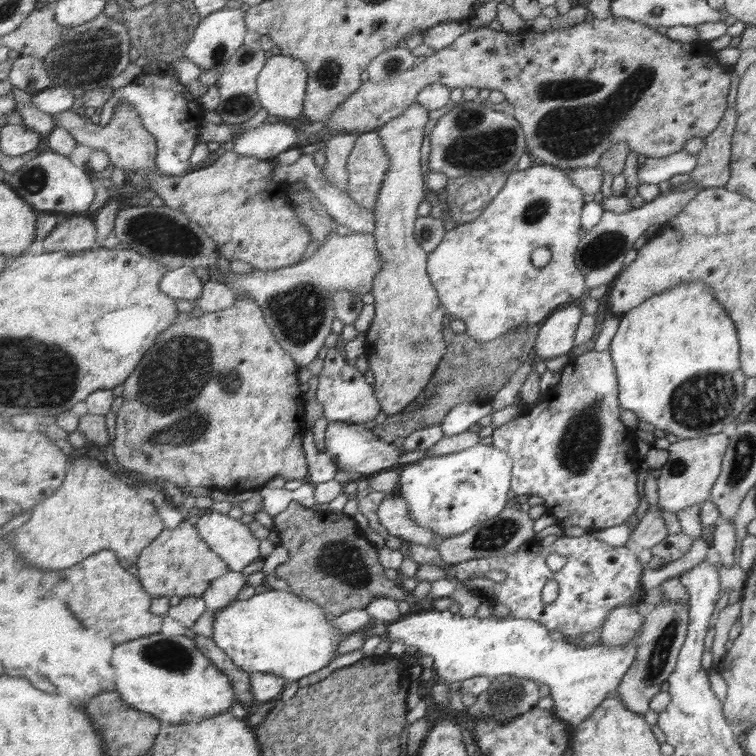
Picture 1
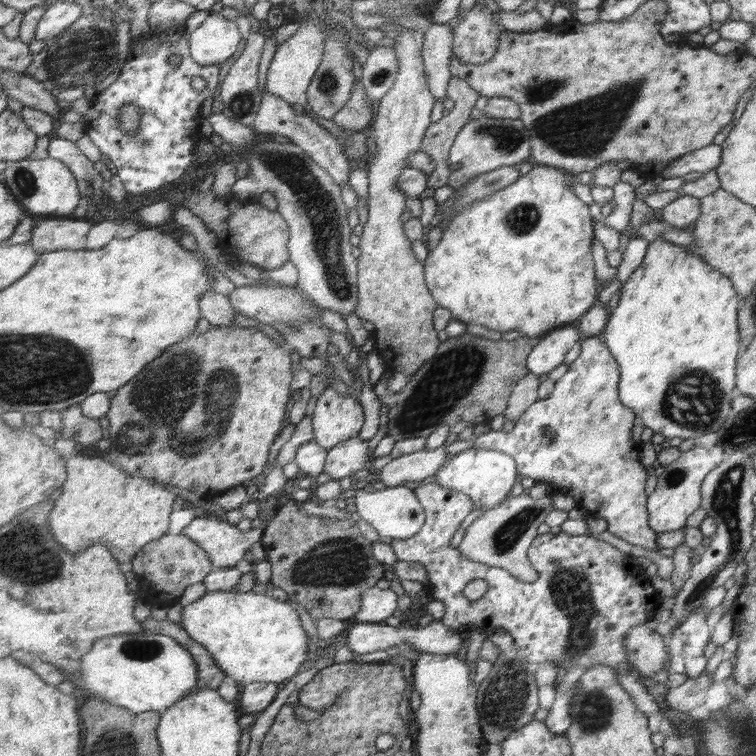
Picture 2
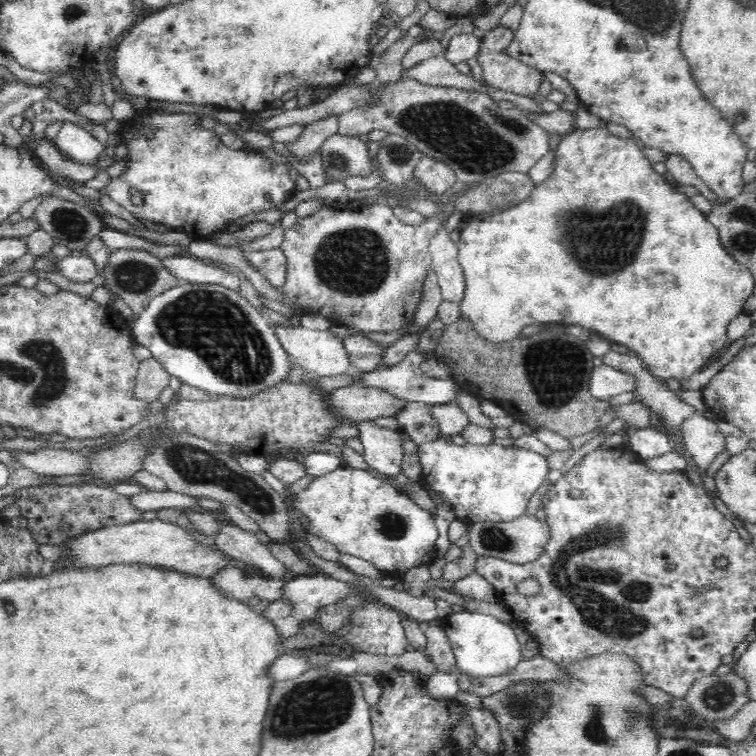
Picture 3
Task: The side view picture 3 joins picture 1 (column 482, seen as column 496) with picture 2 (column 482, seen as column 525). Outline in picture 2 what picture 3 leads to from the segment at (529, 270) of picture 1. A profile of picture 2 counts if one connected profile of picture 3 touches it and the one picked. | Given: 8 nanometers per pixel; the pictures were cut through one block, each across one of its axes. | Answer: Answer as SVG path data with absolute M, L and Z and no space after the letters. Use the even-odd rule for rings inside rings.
M535 165L526 175L520 176L510 186L466 206L462 212L458 212L452 218L438 245L428 253L424 263L428 290L431 290L436 302L439 302L442 308L450 310L452 318L465 322L467 325L478 324L488 330L497 330L498 332L517 330L524 335L541 337L554 328L567 325L580 316L584 316L584 313L588 312L588 308L594 306L596 276L594 276L594 260L592 260L592 248L590 248L592 238L594 238L592 218L588 214L588 206L566 185L567 179L568 174L563 169L550 165Z

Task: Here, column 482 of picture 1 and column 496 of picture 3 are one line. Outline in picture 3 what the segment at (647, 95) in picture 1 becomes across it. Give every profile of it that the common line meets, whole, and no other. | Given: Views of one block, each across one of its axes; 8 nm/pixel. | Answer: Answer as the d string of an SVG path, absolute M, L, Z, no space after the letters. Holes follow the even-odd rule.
M499 24L496 28L489 30L481 38L481 46L477 54L478 64L481 66L483 79L489 86L502 89L514 94L532 97L540 84L544 82L544 73L541 70L524 64L521 60L514 58L508 53L509 44L514 40L515 30Z

